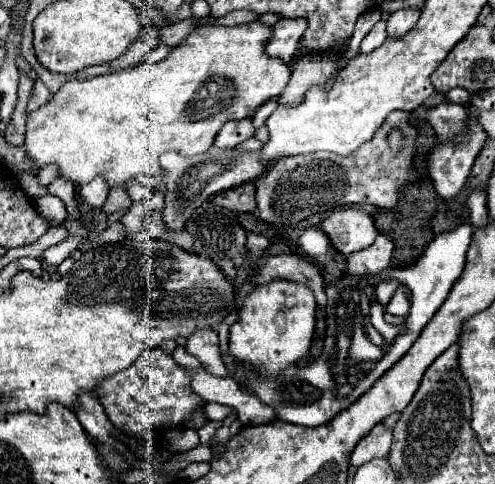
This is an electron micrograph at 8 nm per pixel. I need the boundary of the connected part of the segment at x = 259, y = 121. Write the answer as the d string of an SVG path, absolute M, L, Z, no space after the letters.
M268 102L268 104L264 104L256 114L254 114L254 124L256 124L256 128L262 128L264 124L266 124L266 120L268 120L268 116L278 108L280 104L278 102Z

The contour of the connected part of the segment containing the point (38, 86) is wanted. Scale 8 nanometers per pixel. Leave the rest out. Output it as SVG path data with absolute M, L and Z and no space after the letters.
M36 80L36 82L34 82L32 100L34 100L34 106L26 106L26 110L28 110L28 112L34 112L36 108L40 108L40 106L46 102L46 86L44 86L40 80Z

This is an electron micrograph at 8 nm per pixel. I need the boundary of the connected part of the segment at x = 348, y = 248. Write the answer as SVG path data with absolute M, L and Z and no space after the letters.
M358 208L334 210L328 218L322 220L322 230L326 232L334 248L344 256L368 248L378 236L372 216Z

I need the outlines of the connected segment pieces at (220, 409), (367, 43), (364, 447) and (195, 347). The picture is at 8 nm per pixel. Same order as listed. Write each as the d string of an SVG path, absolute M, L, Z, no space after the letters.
M208 404L205 406L205 413L209 420L221 422L227 415L232 412L228 406L222 406L222 404Z
M380 20L380 22L374 24L372 32L362 40L360 50L362 50L362 52L370 52L370 50L378 48L384 40L386 40L386 20Z
M382 422L376 424L368 436L364 436L354 452L352 452L352 458L350 462L352 464L364 464L364 462L370 462L372 458L386 458L388 456L388 450L390 450L390 444L392 444L392 430L386 428Z
M202 328L194 330L192 336L186 340L186 352L196 356L200 364L204 366L206 372L214 376L228 376L226 366L220 358L220 348L218 348L218 332L212 328Z

